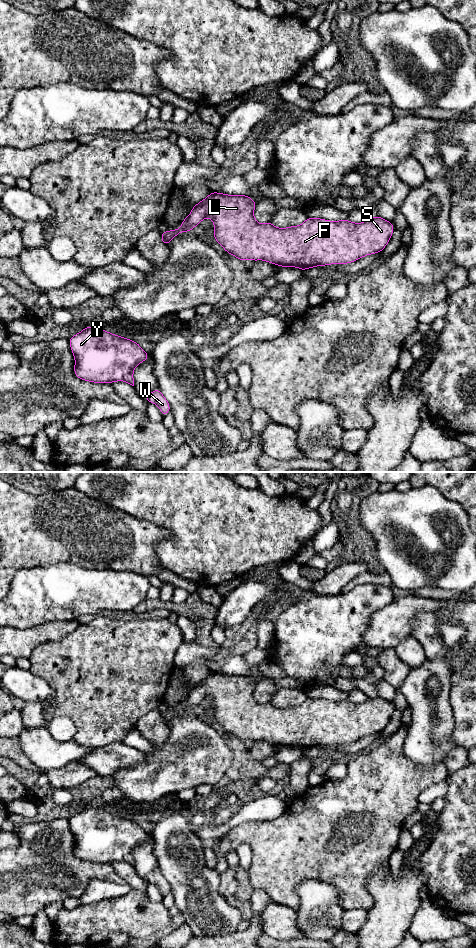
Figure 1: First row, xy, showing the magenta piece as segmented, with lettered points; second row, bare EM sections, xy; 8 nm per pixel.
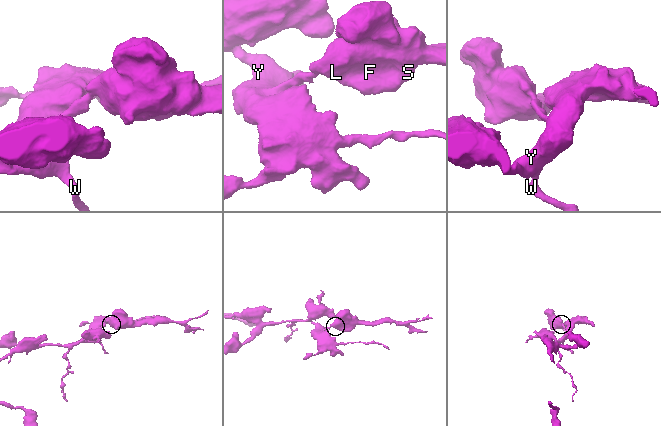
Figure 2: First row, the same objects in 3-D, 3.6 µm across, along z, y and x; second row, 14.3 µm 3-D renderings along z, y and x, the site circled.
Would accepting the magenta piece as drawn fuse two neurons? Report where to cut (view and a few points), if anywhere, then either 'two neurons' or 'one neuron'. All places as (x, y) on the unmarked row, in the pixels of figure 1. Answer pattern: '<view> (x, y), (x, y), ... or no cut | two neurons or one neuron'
no cut | one neuron

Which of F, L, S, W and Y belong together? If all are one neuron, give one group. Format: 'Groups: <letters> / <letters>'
Groups: F L S W Y

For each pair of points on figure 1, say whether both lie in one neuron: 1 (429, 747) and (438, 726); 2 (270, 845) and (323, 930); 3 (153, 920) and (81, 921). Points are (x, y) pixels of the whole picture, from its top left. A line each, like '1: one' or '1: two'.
1: one
2: two
3: one

